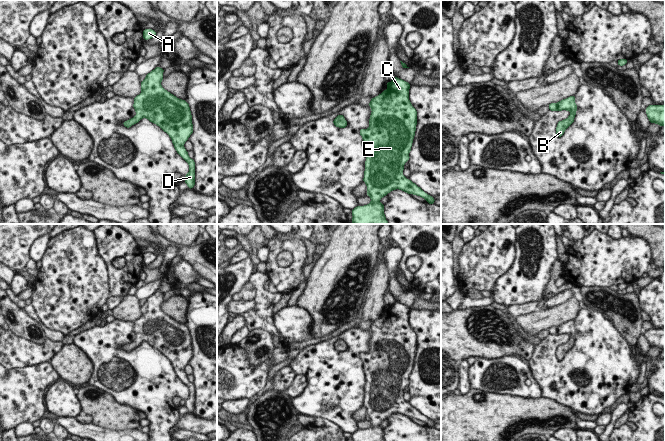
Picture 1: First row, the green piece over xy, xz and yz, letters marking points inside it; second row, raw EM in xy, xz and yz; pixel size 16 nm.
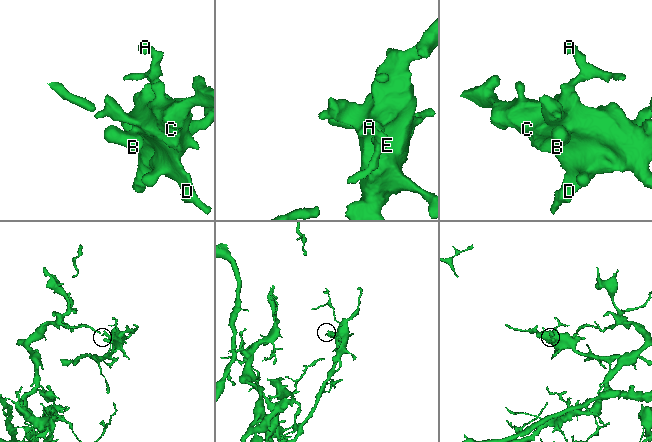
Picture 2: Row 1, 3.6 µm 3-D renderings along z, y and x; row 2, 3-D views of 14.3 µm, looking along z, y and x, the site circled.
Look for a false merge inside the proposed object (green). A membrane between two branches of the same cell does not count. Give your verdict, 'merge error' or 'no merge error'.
no merge error

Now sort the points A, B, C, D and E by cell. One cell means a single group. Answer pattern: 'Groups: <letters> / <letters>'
Groups: A B C D E

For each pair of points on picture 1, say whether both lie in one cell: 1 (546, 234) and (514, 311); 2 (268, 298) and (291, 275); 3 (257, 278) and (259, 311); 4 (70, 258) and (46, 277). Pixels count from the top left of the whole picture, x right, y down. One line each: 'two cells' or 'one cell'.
1: two cells
2: two cells
3: one cell
4: one cell

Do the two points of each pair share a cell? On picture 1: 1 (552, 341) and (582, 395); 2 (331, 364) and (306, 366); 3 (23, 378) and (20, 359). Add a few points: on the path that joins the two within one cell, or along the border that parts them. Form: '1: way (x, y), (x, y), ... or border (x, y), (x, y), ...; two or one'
1: way (551, 354), (551, 360), (573, 382); one
2: way (325, 364), (312, 364); one
3: border (45, 362), (15, 367), (10, 370); two

